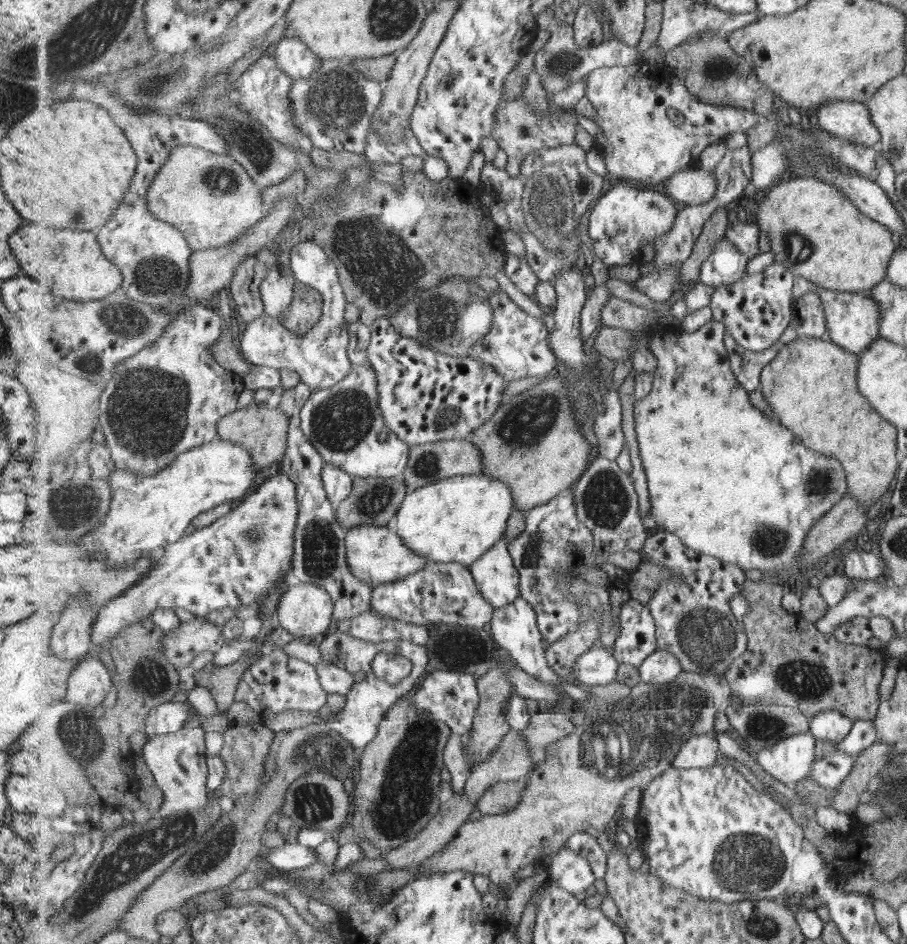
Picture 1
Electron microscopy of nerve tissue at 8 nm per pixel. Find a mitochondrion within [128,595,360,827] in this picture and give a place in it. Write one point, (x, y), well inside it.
(315, 749)

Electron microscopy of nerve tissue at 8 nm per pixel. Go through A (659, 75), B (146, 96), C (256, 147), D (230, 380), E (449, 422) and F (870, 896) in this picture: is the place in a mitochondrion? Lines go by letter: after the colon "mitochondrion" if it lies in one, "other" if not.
A: other
B: mitochondrion
C: mitochondrion
D: other
E: mitochondrion
F: other

